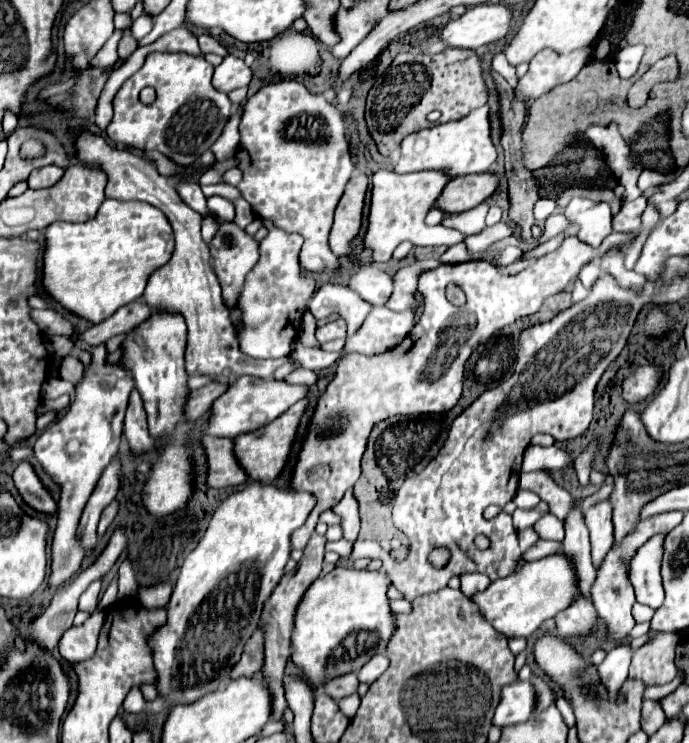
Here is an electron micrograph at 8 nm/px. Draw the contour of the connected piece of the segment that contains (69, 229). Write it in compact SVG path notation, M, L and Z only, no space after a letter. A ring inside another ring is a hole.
M106 198L92 220L84 224L56 222L46 228L42 286L54 302L98 324L120 306L140 298L150 274L164 266L172 252L172 226L158 208Z

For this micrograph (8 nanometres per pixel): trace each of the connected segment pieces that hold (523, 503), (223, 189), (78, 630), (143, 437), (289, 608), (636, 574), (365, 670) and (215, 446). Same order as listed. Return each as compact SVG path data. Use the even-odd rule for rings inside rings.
M520 488L520 490L516 492L516 496L514 496L514 504L516 504L518 508L524 508L524 510L534 508L538 502L540 502L538 494L534 494L534 492L530 492L530 490L522 490L522 488Z
M216 184L216 186L202 186L202 192L206 196L212 196L212 194L220 194L224 198L230 198L230 200L236 200L240 198L240 190L236 186L230 186L230 184Z
M116 578L104 592L104 596L102 596L98 608L92 612L92 616L82 626L72 626L68 632L64 632L64 636L58 644L58 650L64 660L80 662L80 660L88 660L96 652L96 642L98 642L98 636L100 636L100 630L104 624L104 616L112 608L114 602L116 602Z
M132 390L132 394L130 394L130 404L126 410L126 420L124 420L124 436L130 444L130 448L136 450L138 454L144 454L144 452L156 448L156 440L152 440L152 436L148 436L144 406L142 406L138 390Z
M314 534L304 550L304 558L302 562L298 564L298 568L290 574L286 574L280 584L276 586L276 590L272 592L272 596L268 598L268 604L264 604L264 610L262 610L262 618L260 618L260 626L264 628L266 632L266 660L264 660L264 682L268 686L272 686L272 696L274 696L274 714L272 718L280 718L282 716L282 710L286 708L286 700L284 700L284 690L282 690L282 676L284 676L284 666L290 658L290 636L292 636L292 630L294 630L294 614L296 614L296 608L304 596L304 592L308 590L308 586L320 576L322 572L322 560L324 560L324 546L326 546L326 538L324 536L318 536Z
M654 536L636 552L632 558L632 586L636 592L636 602L650 606L652 610L660 608L664 602L664 590L660 582L660 560L662 560L662 540L664 536Z
M382 654L372 656L372 658L360 668L360 672L357 674L359 681L372 684L372 682L388 668L388 664L390 664L390 660L388 660L386 656L382 656Z
M206 436L204 440L210 470L208 470L208 484L212 488L224 488L224 486L238 486L248 480L248 474L238 464L234 456L234 440L232 438L218 438L218 436Z

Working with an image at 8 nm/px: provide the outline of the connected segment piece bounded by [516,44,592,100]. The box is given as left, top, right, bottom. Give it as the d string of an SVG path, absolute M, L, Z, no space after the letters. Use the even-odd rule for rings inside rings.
M584 46L578 50L572 50L570 54L562 56L550 48L540 50L532 62L530 70L520 78L520 86L516 88L516 96L520 100L536 100L544 92L552 90L556 84L572 80L590 60L592 46Z

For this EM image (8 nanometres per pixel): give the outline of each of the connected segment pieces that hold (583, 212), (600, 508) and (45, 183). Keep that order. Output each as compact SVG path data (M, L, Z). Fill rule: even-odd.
M574 198L566 210L566 218L578 226L578 238L586 244L600 244L612 232L612 212L606 202Z
M608 498L586 510L586 526L590 530L592 562L598 568L600 560L604 560L604 556L608 554L608 548L612 548L612 544L614 544L612 504Z
M48 166L48 168L40 168L36 172L32 172L32 176L28 178L28 186L32 190L36 188L48 188L48 186L54 186L60 178L62 178L64 170L62 168L56 168L56 166Z

